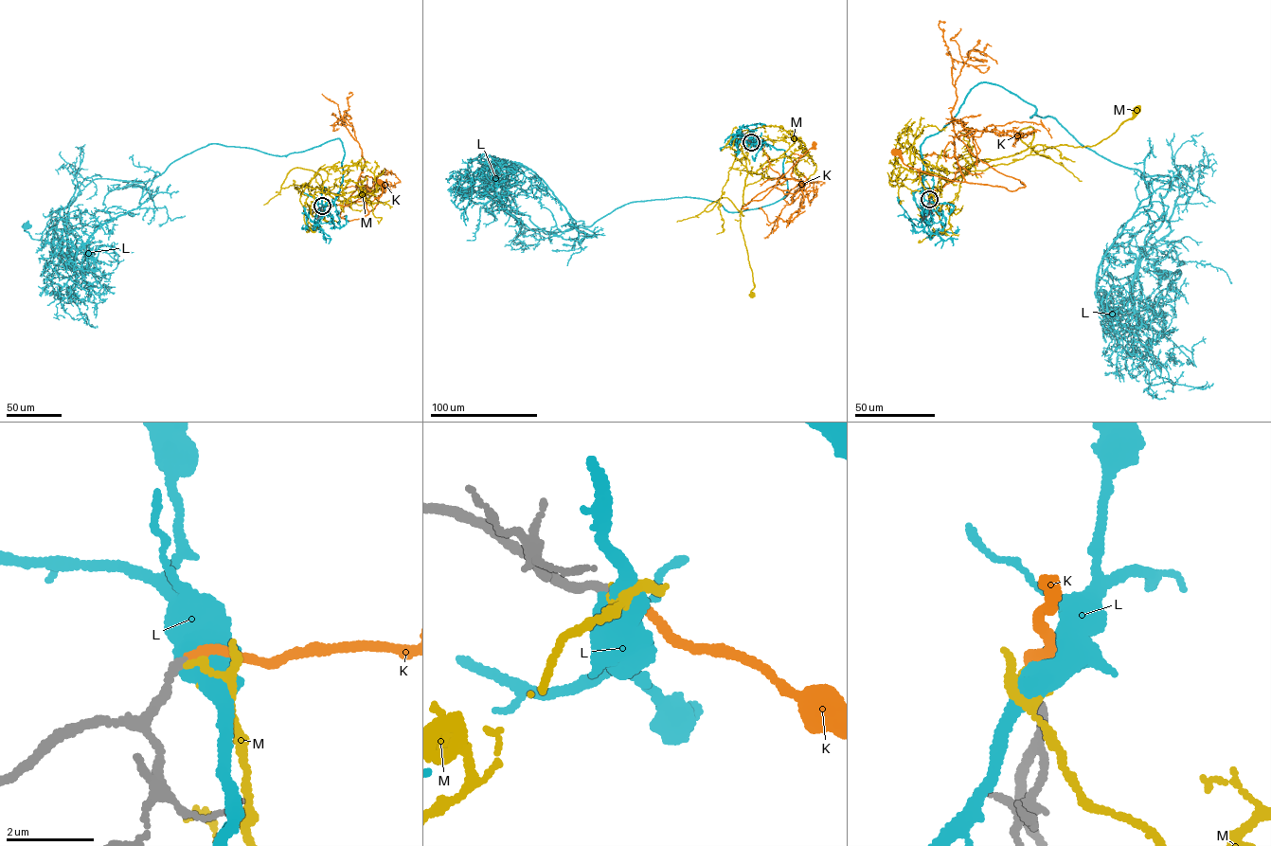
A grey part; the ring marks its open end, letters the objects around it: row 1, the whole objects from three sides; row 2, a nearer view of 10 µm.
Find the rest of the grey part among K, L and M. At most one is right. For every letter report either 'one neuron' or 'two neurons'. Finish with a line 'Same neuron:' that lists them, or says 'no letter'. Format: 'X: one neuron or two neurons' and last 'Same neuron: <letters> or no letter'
K: one neuron
L: two neurons
M: two neurons
Same neuron: K

